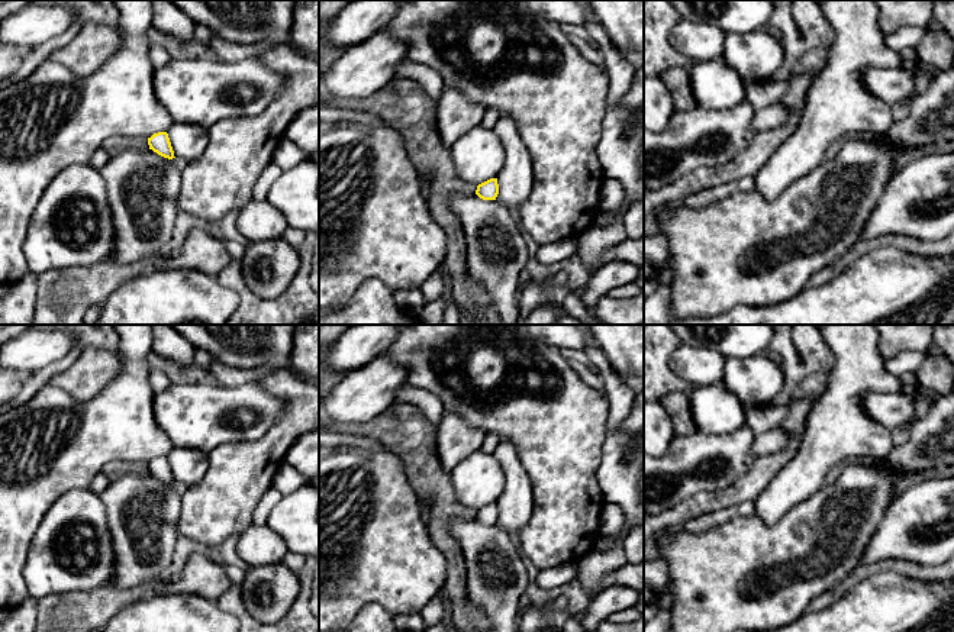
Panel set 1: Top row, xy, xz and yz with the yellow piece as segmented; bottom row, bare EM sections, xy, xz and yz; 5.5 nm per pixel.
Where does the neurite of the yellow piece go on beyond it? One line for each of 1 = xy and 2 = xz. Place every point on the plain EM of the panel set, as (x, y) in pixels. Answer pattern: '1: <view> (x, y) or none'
1: none
2: none

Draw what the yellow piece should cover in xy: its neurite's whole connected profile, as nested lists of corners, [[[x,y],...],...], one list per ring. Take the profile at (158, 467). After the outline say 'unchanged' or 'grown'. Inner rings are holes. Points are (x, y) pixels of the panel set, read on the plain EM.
[[[167,457],[154,458],[151,462],[148,462],[148,470],[149,470],[149,474],[152,474],[154,477],[157,477],[164,483],[168,483],[168,484],[175,483]]] | unchanged

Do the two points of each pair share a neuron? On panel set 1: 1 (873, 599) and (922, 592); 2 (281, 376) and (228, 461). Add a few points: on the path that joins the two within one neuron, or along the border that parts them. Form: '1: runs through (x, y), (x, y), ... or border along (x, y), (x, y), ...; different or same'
1: runs through (885, 599), (911, 599); same
2: runs through (292, 403), (292, 422), (255, 458); same

